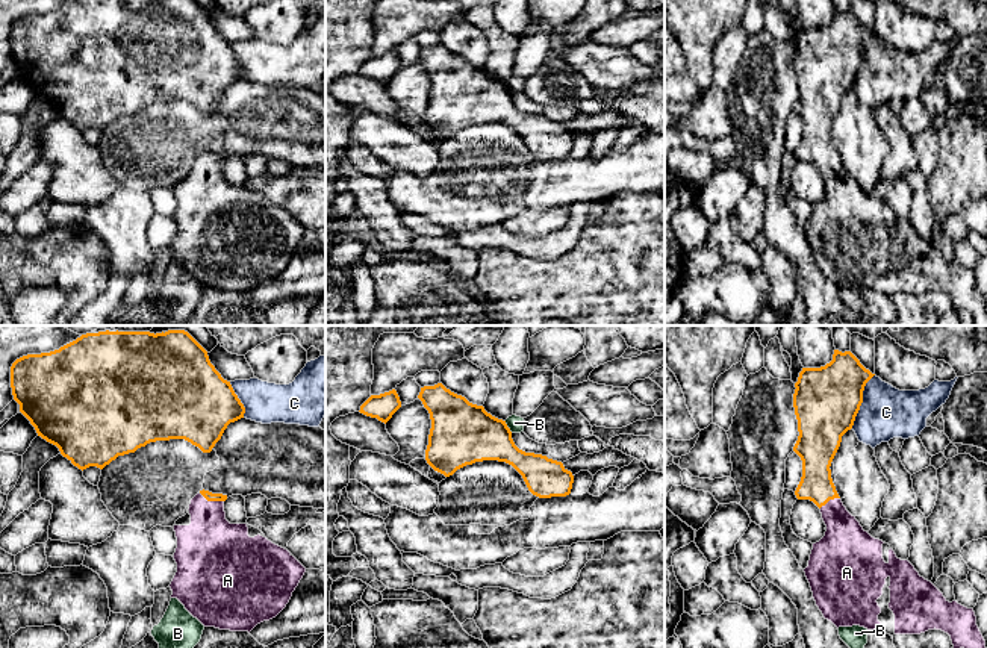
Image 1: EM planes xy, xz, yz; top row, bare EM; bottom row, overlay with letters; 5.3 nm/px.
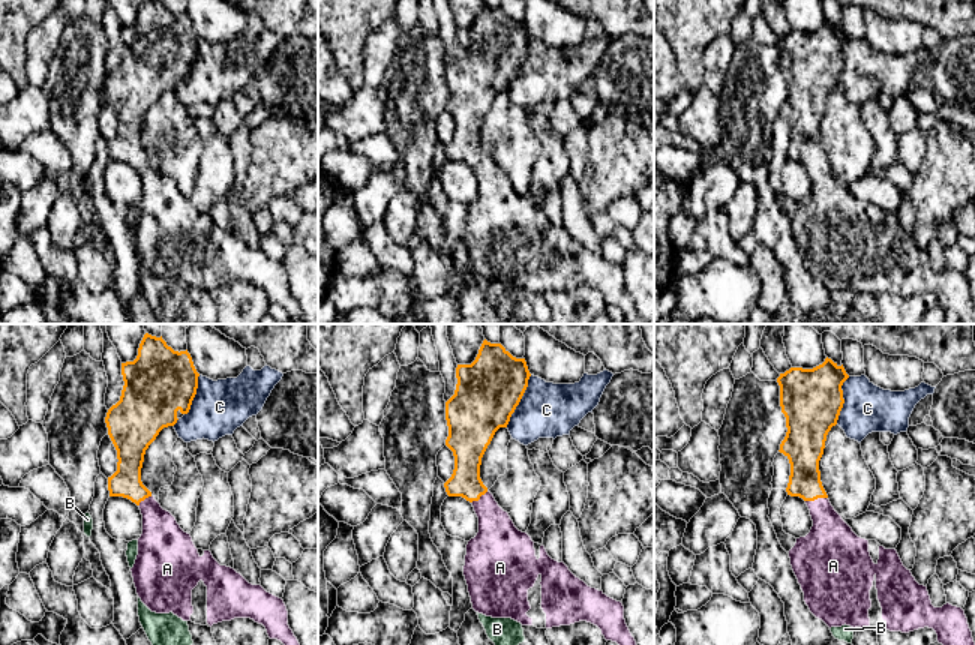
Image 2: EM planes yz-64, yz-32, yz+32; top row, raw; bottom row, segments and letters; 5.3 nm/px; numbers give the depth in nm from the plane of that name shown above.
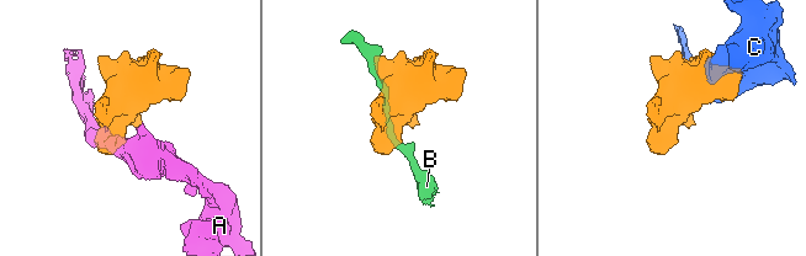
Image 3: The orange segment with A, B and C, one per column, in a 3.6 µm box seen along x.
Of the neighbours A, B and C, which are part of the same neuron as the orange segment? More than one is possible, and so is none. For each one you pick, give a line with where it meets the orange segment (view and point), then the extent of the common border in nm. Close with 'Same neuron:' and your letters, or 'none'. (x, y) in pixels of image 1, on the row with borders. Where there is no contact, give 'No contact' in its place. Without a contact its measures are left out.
A: Touches orange at xy (212, 500). Shared border 140 nm
Same neuron: A

